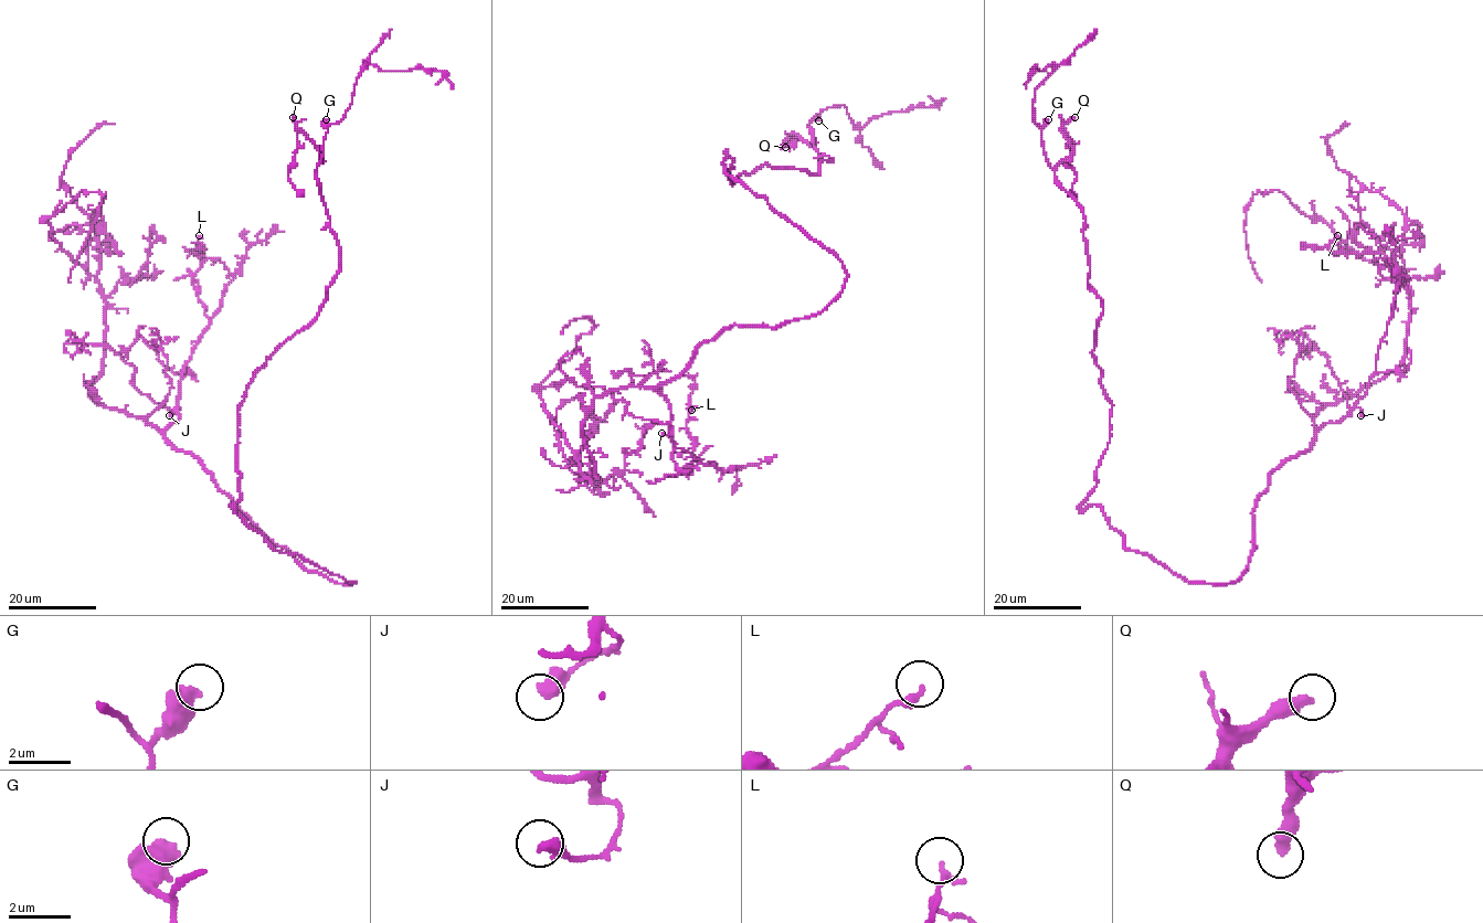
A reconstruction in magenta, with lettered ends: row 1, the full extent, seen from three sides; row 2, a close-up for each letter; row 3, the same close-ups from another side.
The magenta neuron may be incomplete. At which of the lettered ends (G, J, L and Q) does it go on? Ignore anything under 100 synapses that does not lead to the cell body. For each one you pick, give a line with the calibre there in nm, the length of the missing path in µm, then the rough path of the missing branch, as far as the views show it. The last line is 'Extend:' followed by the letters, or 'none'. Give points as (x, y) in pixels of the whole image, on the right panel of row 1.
Q: 440 nm thick; about 60 µm are missing; missing branch runs (1074, 117), (1088, 101), (1101, 62), (1076, 56), (1073, 41), (1062, 41), (1055, 50)
Extend: Q

